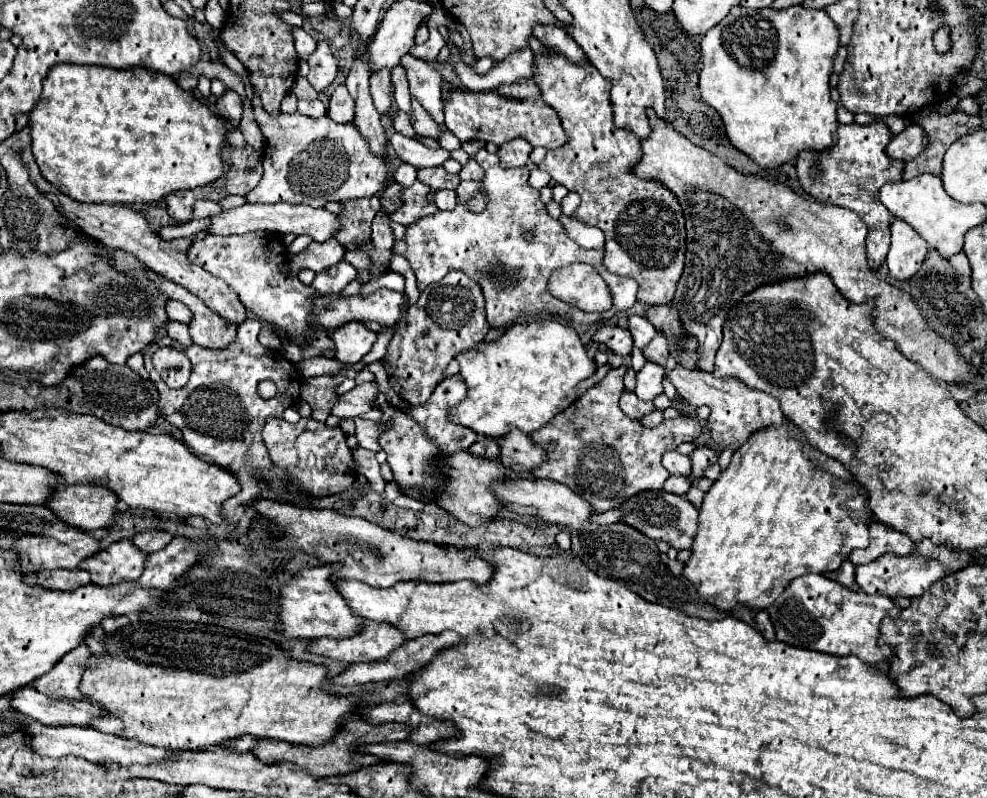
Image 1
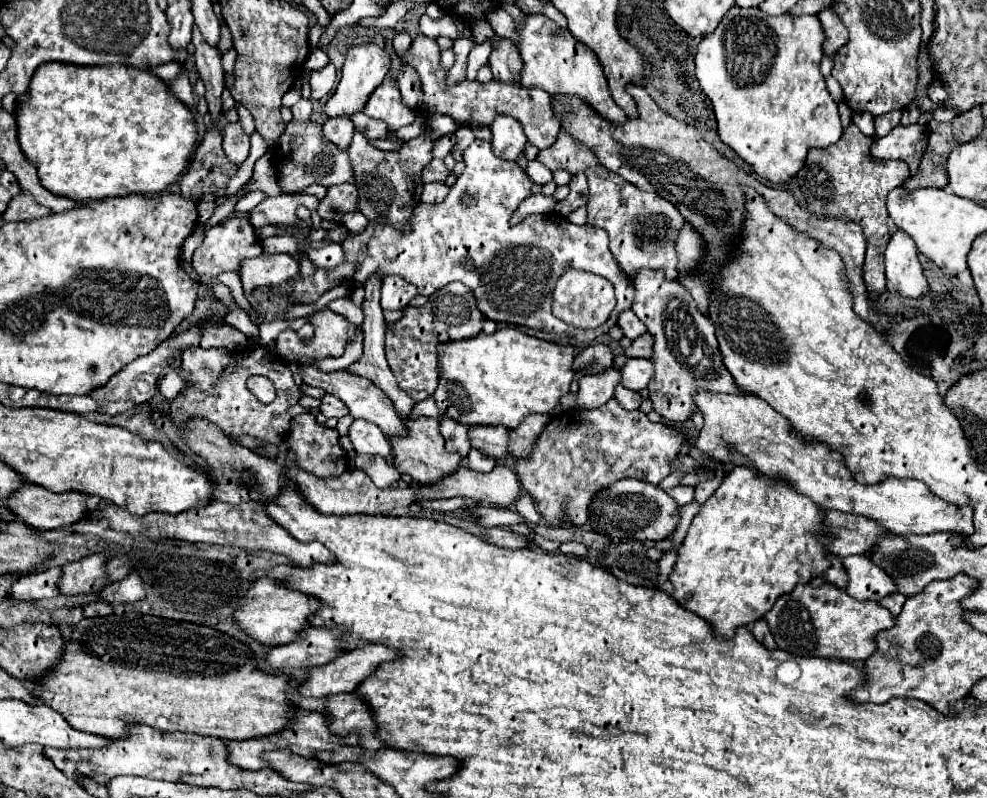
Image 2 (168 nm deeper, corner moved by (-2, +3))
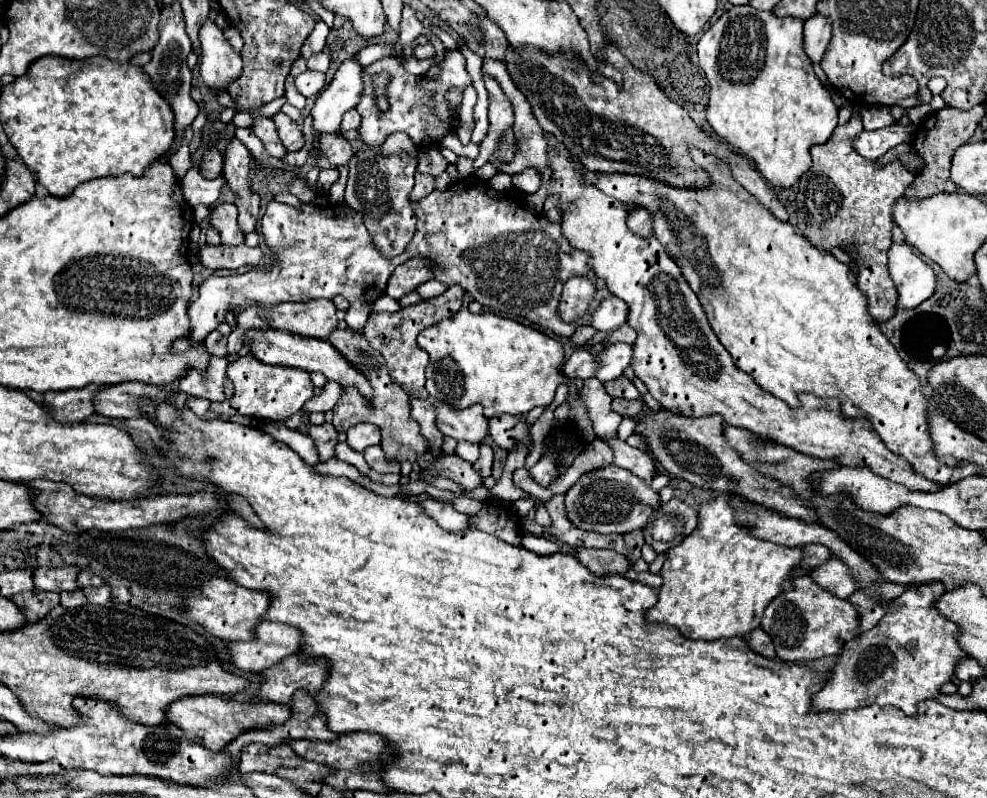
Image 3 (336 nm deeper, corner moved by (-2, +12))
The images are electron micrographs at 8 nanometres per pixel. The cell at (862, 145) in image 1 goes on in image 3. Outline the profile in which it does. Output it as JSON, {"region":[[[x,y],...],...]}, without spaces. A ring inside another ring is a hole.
{"region":[[[852,116],[846,126],[838,126],[826,144],[812,146],[812,168],[798,180],[794,214],[800,232],[820,250],[834,250],[842,244],[854,244],[858,252],[858,288],[868,298],[868,310],[874,320],[884,322],[894,314],[898,294],[888,274],[886,252],[892,244],[892,204],[900,198],[914,174],[898,162],[882,164],[862,158],[854,150],[854,138],[862,132],[860,116]]]}

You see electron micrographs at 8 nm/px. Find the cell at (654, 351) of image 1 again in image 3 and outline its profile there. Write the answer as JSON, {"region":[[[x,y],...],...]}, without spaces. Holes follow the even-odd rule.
{"region":[[[626,324],[626,326],[622,326],[622,328],[614,330],[614,332],[612,332],[604,342],[606,342],[606,344],[616,344],[616,342],[634,344],[634,342],[636,342],[636,330],[634,330],[634,328],[630,328],[630,326]]]}

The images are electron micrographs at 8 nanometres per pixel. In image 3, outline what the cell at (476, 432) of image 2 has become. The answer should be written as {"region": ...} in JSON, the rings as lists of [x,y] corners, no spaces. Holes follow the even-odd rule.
{"region":[[[478,404],[466,410],[436,406],[436,426],[444,436],[468,444],[480,444],[488,436],[488,418],[482,414],[482,406]]]}

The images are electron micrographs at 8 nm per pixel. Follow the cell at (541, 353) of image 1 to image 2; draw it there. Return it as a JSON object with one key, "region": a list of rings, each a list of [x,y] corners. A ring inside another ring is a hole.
{"region":[[[496,329],[492,335],[480,333],[474,339],[448,341],[438,345],[438,389],[434,391],[434,401],[438,409],[450,419],[464,425],[504,425],[514,429],[520,421],[530,413],[550,413],[560,397],[570,391],[570,383],[574,379],[572,363],[574,363],[574,347],[560,347],[548,341],[540,341],[520,333],[518,329]]]}

